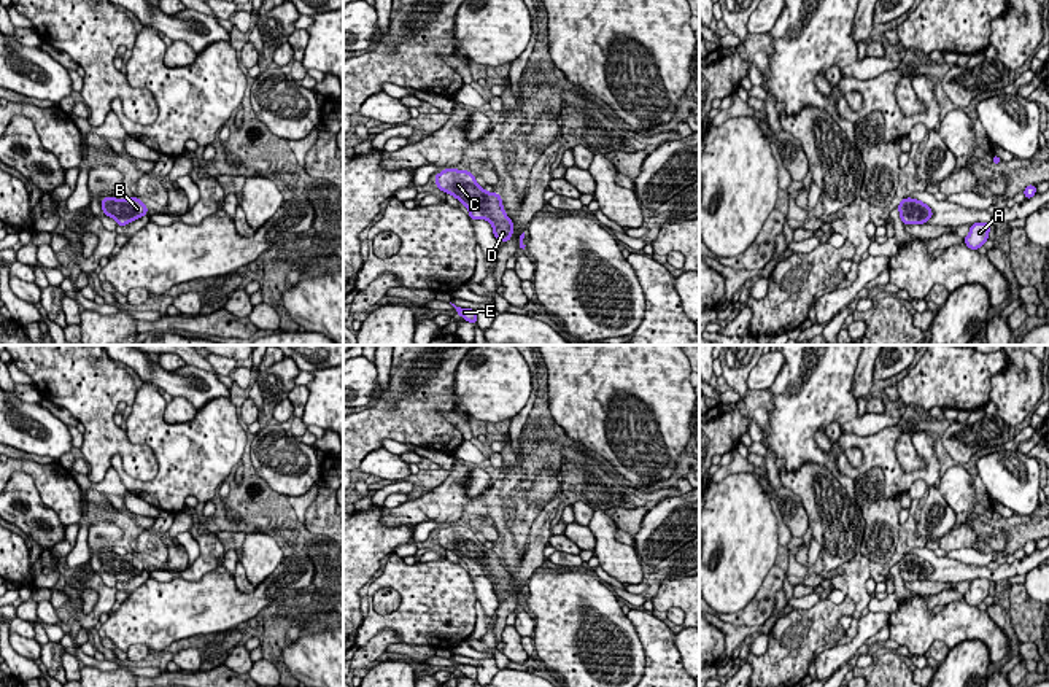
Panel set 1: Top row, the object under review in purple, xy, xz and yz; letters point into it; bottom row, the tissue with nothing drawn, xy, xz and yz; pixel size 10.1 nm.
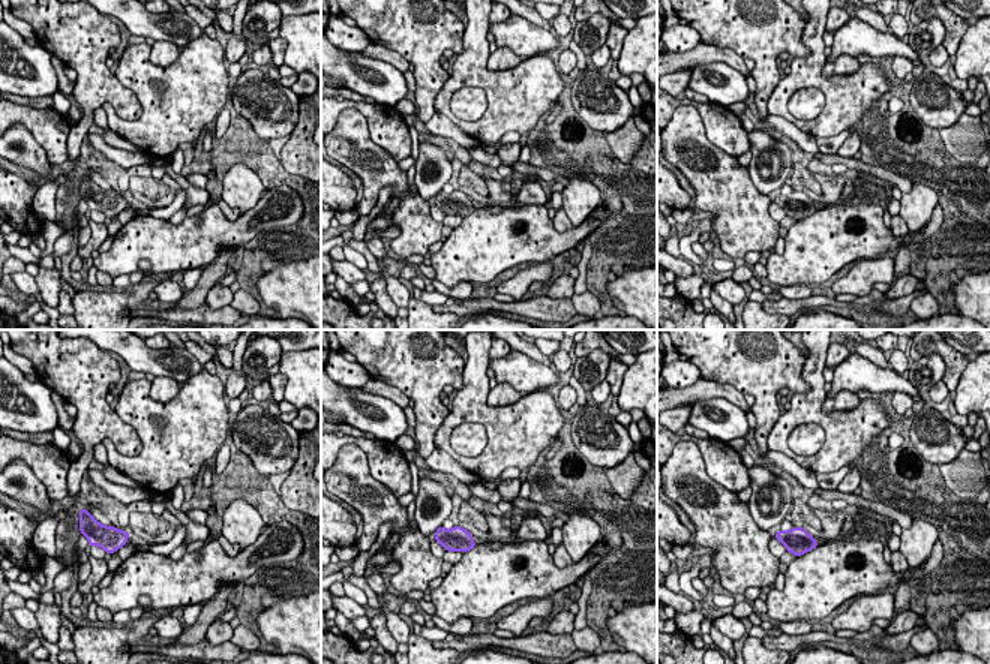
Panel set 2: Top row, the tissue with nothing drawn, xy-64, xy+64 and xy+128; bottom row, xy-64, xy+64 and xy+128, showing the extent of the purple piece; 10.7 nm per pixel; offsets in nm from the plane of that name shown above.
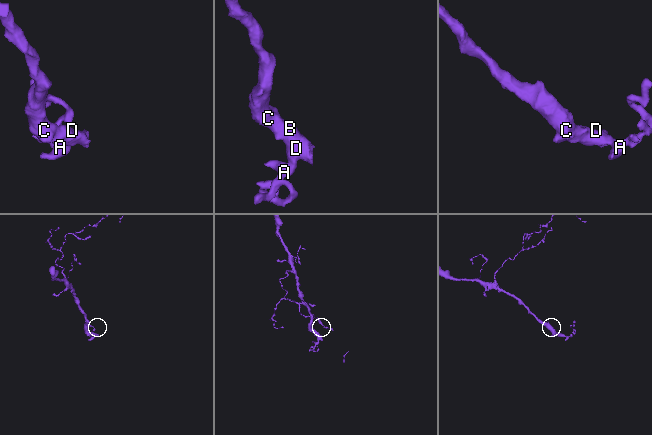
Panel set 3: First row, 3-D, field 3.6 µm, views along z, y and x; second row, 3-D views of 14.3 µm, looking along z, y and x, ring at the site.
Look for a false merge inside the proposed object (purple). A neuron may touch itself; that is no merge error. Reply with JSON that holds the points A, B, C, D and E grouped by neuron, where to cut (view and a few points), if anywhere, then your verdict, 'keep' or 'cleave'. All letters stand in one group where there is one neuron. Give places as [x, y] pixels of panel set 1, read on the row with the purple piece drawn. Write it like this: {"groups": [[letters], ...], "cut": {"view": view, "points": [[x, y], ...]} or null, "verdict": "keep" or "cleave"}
{"groups": [["A", "B", "C", "D", "E"]], "cut": null, "verdict": "keep"}

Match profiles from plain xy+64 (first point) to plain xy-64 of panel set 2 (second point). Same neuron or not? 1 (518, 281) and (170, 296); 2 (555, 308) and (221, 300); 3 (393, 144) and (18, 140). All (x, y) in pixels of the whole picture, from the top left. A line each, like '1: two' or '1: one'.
1: one
2: two
3: two

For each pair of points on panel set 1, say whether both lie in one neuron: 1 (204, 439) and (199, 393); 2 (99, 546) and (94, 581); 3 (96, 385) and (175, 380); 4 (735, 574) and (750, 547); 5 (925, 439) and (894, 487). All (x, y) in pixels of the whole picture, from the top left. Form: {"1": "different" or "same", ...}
{"1": "different", "2": "different", "3": "different", "4": "same", "5": "same"}

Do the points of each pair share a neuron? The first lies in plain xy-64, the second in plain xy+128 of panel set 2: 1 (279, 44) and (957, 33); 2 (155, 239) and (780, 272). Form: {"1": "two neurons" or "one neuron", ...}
{"1": "one neuron", "2": "one neuron"}

